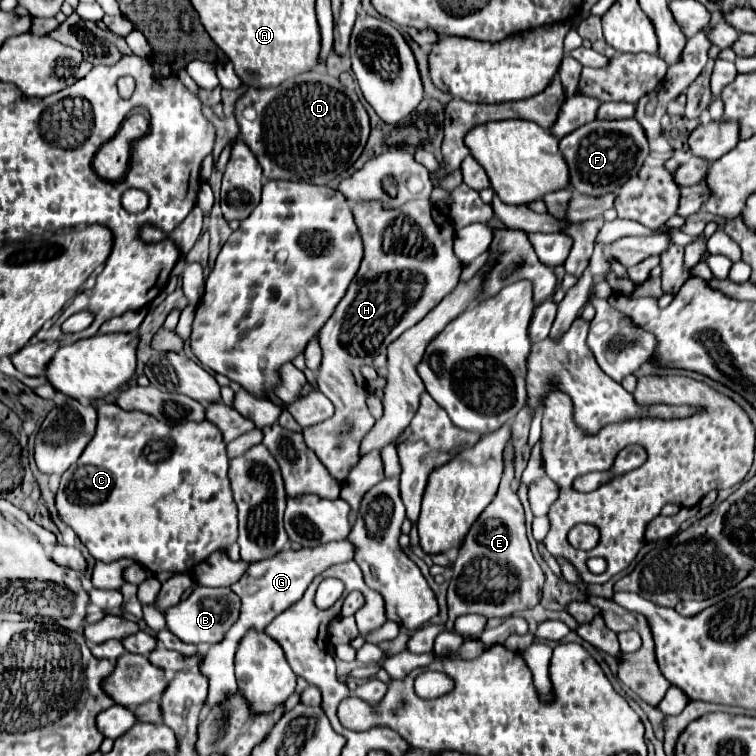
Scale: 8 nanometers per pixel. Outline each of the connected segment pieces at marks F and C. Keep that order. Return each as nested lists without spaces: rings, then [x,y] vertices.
[[[636,118],[626,120],[594,120],[560,140],[560,152],[570,168],[570,188],[584,196],[604,196],[618,192],[620,186],[636,176],[648,156],[646,132]]]
[[[100,402],[100,414],[98,414],[98,428],[90,444],[84,448],[82,456],[72,464],[72,468],[62,474],[58,492],[56,492],[56,510],[66,526],[70,526],[82,544],[88,548],[88,552],[102,562],[114,562],[120,558],[132,558],[134,562],[140,562],[146,566],[152,574],[158,572],[190,572],[196,564],[206,560],[214,550],[224,550],[230,542],[238,538],[238,520],[236,520],[236,504],[230,492],[230,482],[228,482],[228,456],[226,456],[226,442],[222,440],[222,432],[214,428],[208,420],[204,422],[184,422],[184,424],[164,424],[156,420],[154,416],[138,410],[122,410],[114,402]]]

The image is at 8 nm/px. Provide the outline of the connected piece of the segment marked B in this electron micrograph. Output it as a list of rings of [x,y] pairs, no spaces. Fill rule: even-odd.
[[[194,586],[192,594],[176,604],[174,608],[168,608],[164,612],[166,628],[178,636],[182,642],[196,644],[196,646],[210,646],[222,640],[226,630],[236,622],[240,614],[240,598],[230,588],[206,588],[206,586]]]

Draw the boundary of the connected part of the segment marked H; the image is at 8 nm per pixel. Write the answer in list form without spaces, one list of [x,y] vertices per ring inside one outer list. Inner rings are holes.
[[[412,200],[398,210],[384,210],[378,202],[360,202],[352,208],[352,214],[362,236],[364,258],[346,296],[338,302],[334,316],[330,316],[330,320],[322,326],[322,332],[316,336],[324,354],[318,370],[318,388],[332,400],[336,412],[332,418],[302,430],[306,446],[318,456],[318,460],[322,460],[330,476],[338,482],[344,482],[350,468],[354,468],[360,460],[360,442],[376,422],[366,406],[366,380],[360,374],[360,366],[368,364],[376,352],[382,352],[392,340],[396,340],[396,336],[420,322],[446,294],[452,292],[462,272],[462,262],[452,250],[454,226],[448,216],[434,208],[432,202]]]

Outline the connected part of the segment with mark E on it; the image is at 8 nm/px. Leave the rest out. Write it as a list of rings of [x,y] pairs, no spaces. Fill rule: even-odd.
[[[512,446],[506,448],[504,460],[506,460],[506,468],[504,468],[500,488],[494,500],[482,512],[482,516],[478,516],[478,520],[472,524],[470,532],[466,534],[466,540],[462,542],[458,550],[458,558],[454,562],[454,574],[448,586],[448,628],[452,628],[454,620],[464,614],[480,614],[486,618],[510,616],[518,610],[534,608],[540,602],[544,574],[530,552],[526,526],[524,526],[524,510],[512,488],[512,482],[514,482]],[[480,564],[492,564],[492,566],[486,566],[486,568],[492,568],[488,570],[490,576],[484,574],[484,578],[480,578],[482,576]],[[486,580],[518,580],[518,588],[514,588],[512,592],[506,592],[504,600],[500,604],[494,604],[486,596]]]

